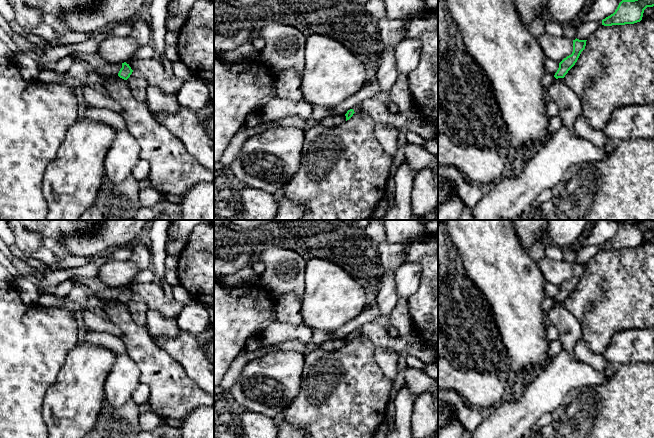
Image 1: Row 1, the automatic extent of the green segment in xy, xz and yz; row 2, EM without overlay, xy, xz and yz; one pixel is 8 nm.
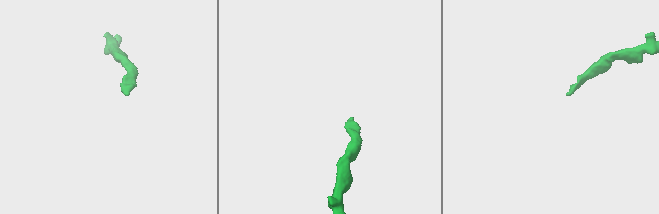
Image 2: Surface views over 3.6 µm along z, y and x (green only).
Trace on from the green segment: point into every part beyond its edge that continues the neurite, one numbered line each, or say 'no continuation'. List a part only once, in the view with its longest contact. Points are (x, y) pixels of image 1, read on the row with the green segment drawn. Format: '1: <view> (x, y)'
no continuation

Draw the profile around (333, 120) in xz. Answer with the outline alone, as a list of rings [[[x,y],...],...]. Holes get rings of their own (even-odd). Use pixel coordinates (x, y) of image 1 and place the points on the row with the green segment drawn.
[[[330,115],[323,118],[318,123],[324,127],[337,127],[344,122],[346,122],[345,115]]]

